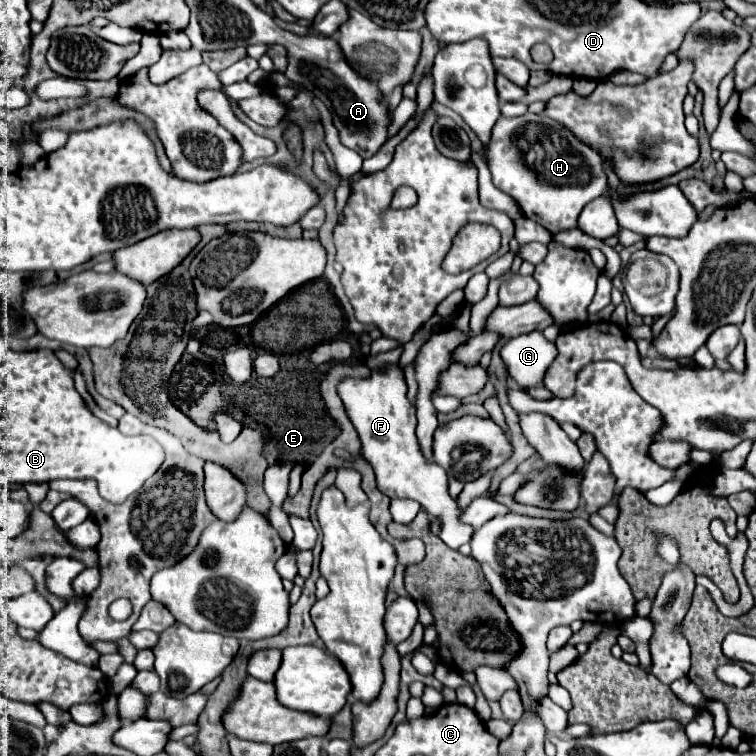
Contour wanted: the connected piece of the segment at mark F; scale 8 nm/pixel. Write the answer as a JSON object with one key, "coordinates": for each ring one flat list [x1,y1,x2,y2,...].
{"coordinates":[[393,364,385,372,373,372,363,380,345,378,339,384,339,396,355,430,359,432,359,454,371,464,377,488,389,498,411,498,419,502,431,514,431,518,439,522,439,538,449,548,457,550,459,546,471,542,475,528,459,520,463,510,447,492,447,472,433,460,425,458,421,452,415,436,415,408,407,398,407,384,399,366]]}

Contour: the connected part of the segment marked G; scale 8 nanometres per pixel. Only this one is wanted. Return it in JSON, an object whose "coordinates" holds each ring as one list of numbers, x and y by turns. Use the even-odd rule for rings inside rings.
{"coordinates":[[541,332,511,338,501,350,501,358,505,360,509,374,523,388,543,384,543,376,555,356,555,344,549,342]]}

